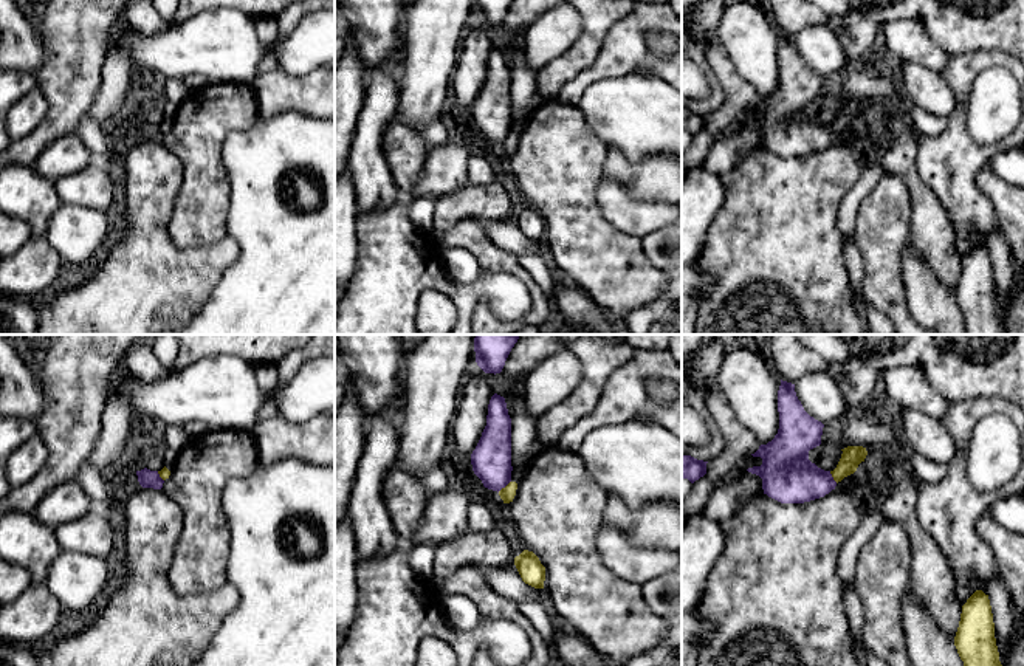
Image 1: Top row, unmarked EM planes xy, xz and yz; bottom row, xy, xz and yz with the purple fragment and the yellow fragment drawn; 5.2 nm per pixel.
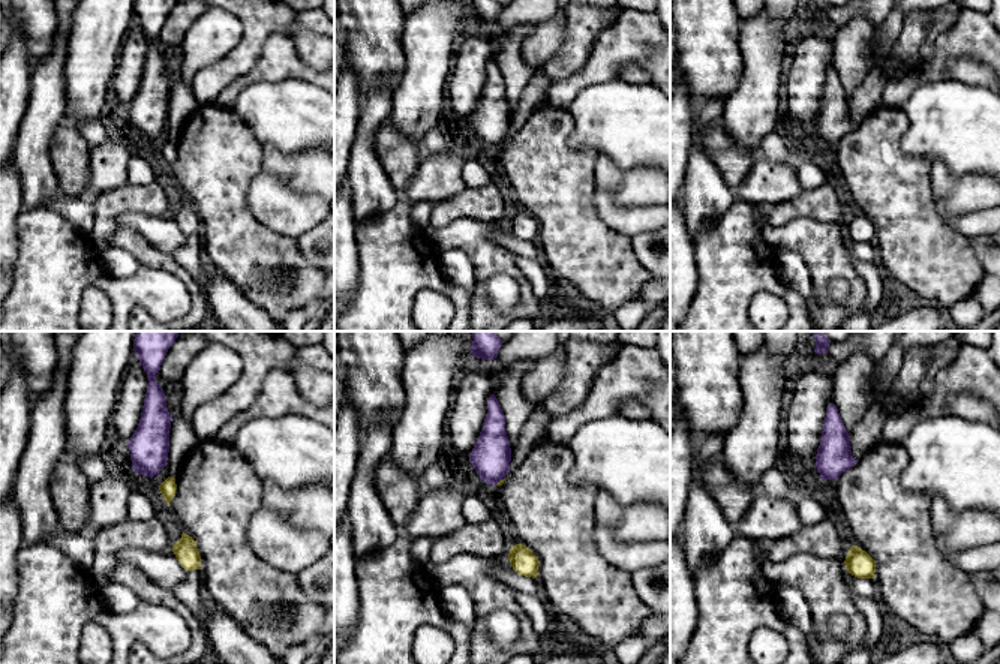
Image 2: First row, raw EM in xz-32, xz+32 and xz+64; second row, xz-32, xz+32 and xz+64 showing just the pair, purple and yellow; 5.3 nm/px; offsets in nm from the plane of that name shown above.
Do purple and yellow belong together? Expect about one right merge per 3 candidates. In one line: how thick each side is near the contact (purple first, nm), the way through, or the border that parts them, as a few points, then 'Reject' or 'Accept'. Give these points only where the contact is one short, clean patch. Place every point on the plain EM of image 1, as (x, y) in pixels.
Thickness 200 nm (purple) against 80 nm. Boundary: xz (510, 133), (498, 144). Reject

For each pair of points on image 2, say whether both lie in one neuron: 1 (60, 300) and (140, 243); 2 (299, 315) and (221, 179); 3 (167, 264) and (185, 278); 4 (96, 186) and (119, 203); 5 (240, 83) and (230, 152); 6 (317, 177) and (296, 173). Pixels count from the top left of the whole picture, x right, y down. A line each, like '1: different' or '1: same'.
1: different
2: different
3: same
4: different
5: different
6: same

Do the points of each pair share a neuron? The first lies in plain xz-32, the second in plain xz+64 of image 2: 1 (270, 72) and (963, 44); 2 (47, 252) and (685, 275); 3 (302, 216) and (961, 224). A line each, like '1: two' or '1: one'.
1: one
2: two
3: one

